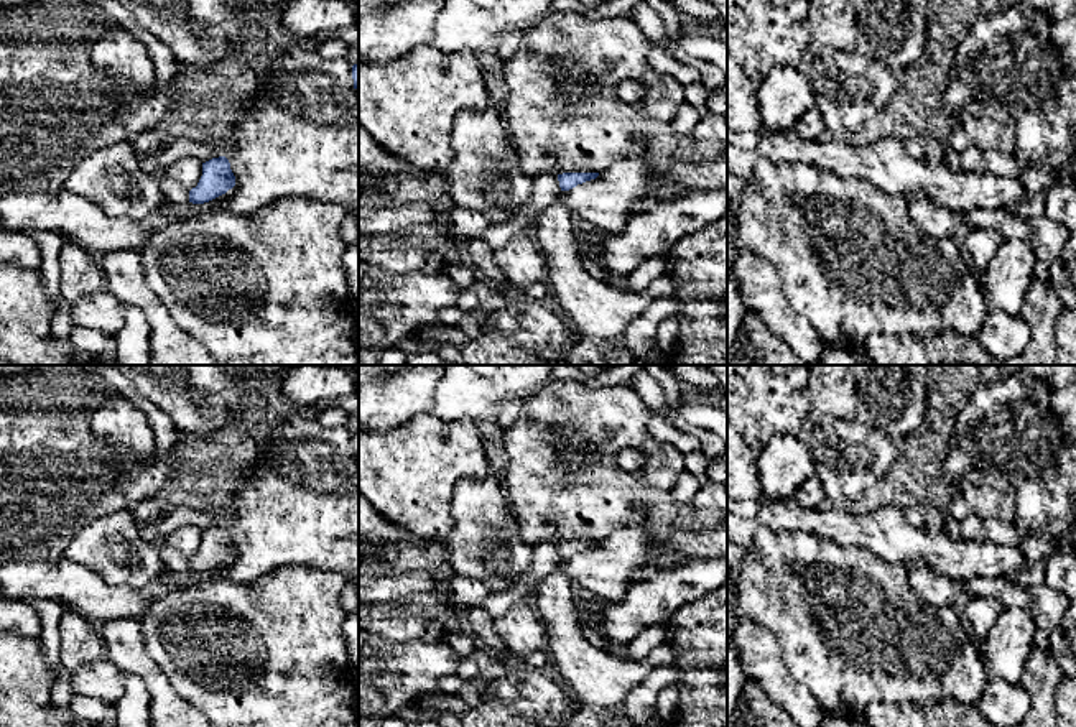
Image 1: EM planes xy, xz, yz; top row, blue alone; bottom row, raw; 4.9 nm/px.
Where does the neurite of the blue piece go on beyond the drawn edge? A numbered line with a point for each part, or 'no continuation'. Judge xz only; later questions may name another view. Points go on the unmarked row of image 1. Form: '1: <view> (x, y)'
1: xz (545, 556)

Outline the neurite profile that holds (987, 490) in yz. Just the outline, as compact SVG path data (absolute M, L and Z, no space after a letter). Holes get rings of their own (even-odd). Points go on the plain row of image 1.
M972 467L959 480L958 493L987 521L1017 521L1017 492L1004 467Z

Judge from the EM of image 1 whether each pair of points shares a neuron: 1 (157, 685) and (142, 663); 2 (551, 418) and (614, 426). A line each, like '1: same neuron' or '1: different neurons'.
1: same neuron
2: same neuron

